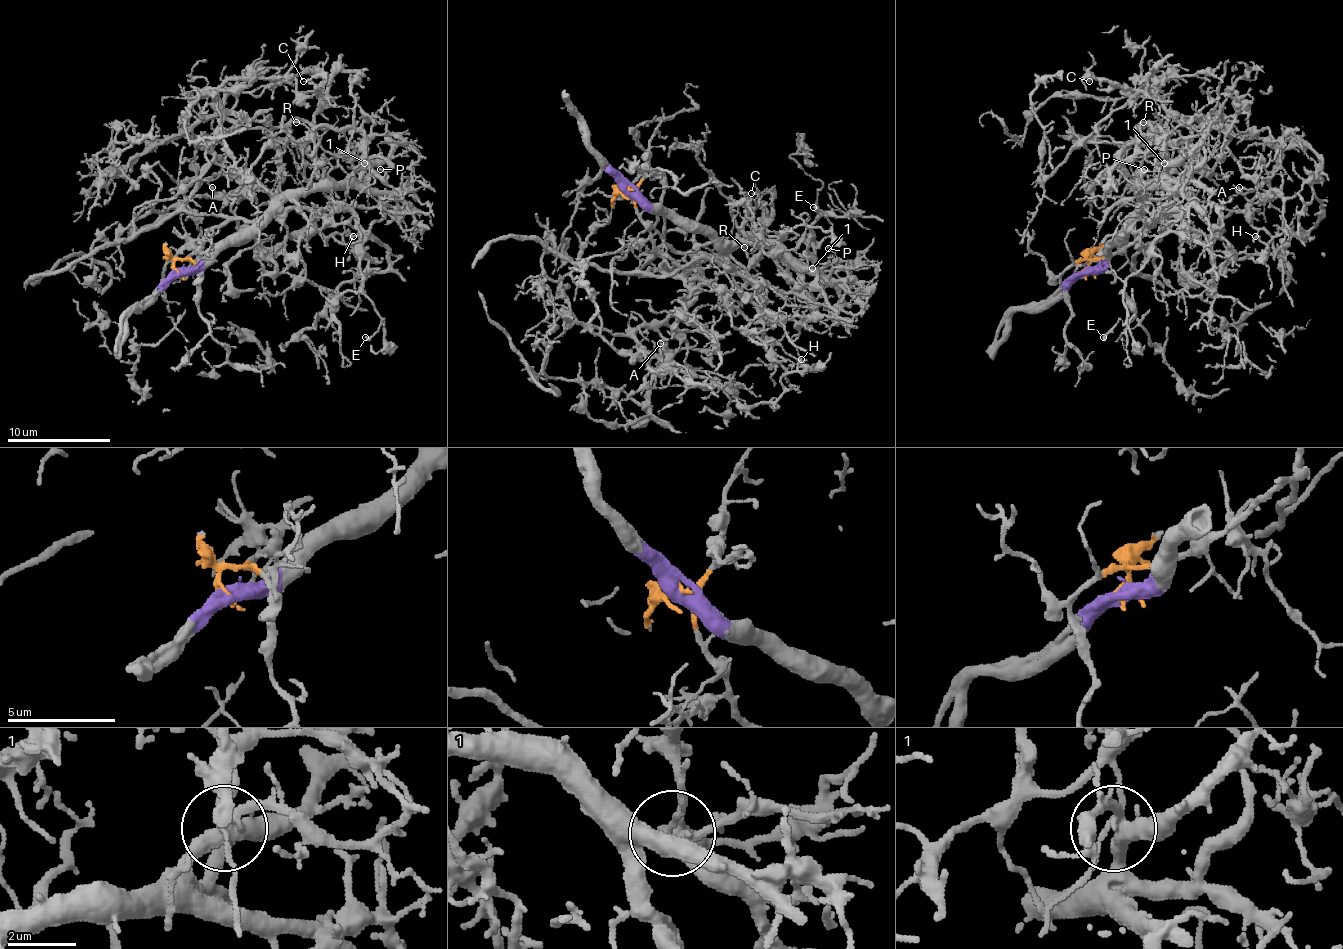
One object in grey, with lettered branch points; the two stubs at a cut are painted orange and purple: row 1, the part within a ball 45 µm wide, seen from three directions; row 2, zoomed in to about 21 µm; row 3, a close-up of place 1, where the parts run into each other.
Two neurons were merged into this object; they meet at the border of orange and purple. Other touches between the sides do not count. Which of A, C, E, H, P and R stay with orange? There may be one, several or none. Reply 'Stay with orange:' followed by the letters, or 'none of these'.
Stay with orange: A, C, E, H, R

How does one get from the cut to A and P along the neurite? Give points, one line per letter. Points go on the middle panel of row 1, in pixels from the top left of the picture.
A: (624, 188), (650, 240), (676, 268), (666, 276), (586, 265), (581, 281), (609, 345), (658, 368), (661, 343)
P: (624, 188), (668, 214), (694, 222), (735, 242), (779, 245), (802, 268), (830, 265), (836, 258), (828, 247)

